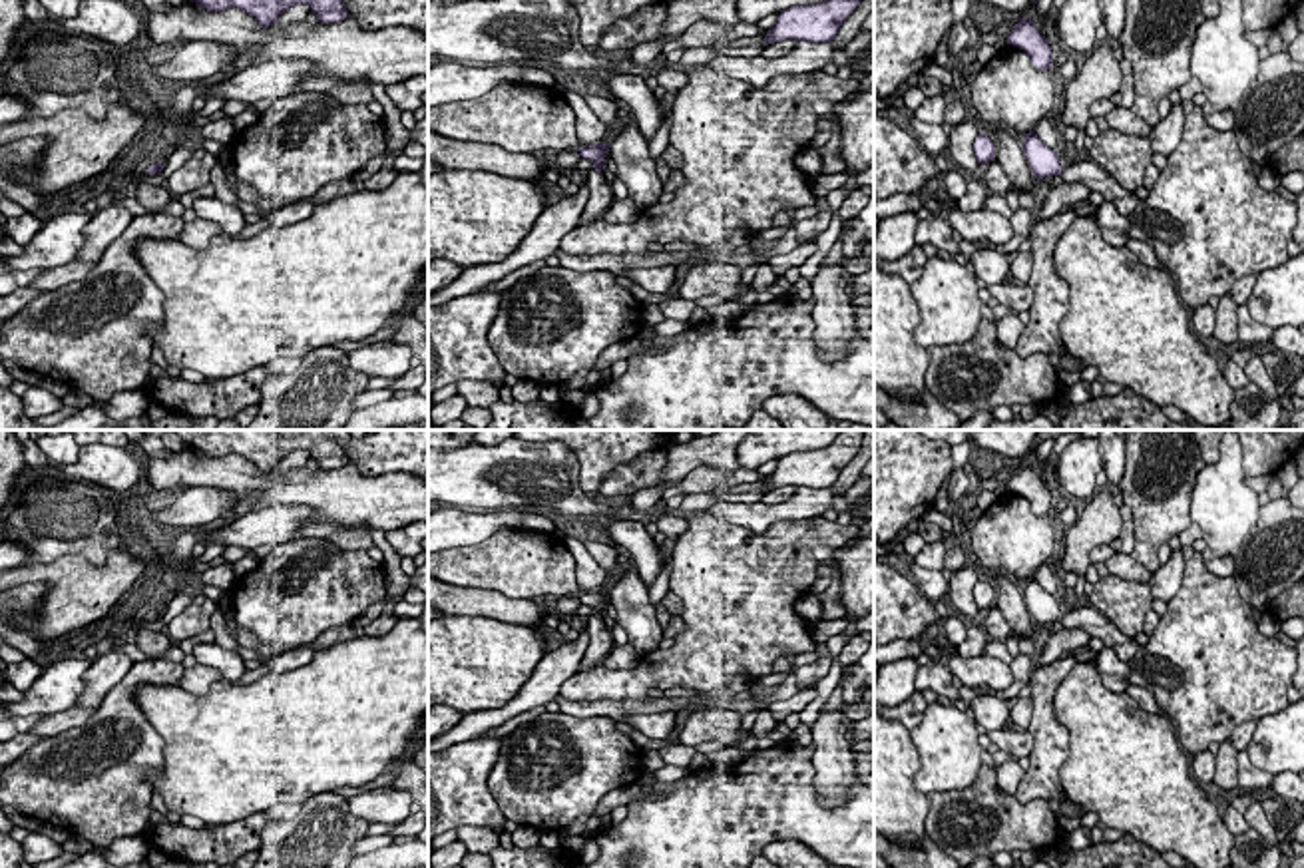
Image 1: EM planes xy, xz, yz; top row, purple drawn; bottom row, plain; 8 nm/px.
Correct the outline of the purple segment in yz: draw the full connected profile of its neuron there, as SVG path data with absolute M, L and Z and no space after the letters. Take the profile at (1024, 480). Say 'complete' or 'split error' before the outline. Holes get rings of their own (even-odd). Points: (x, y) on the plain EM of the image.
complete; M1017 464L1017 470L1005 488L1023 496L1037 516L1053 514L1053 498L1049 488L1035 476L1033 464Z

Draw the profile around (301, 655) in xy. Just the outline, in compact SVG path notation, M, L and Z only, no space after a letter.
M301 645L277 657L271 657L265 665L269 667L269 673L287 673L303 665L309 665L313 661L313 655L315 649L311 645Z

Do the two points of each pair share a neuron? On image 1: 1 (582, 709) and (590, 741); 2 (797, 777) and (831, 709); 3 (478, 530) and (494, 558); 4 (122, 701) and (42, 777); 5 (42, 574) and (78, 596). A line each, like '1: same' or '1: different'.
1: different
2: different
3: different
4: same
5: same

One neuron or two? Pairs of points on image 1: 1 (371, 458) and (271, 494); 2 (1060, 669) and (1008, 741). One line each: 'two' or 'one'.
1: two
2: two

